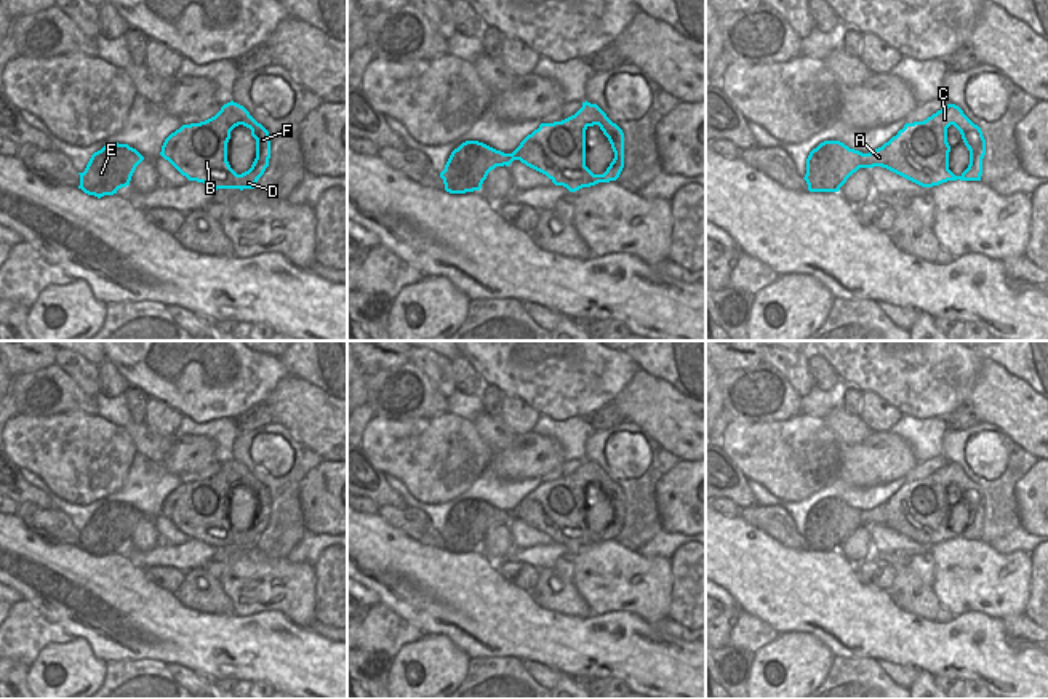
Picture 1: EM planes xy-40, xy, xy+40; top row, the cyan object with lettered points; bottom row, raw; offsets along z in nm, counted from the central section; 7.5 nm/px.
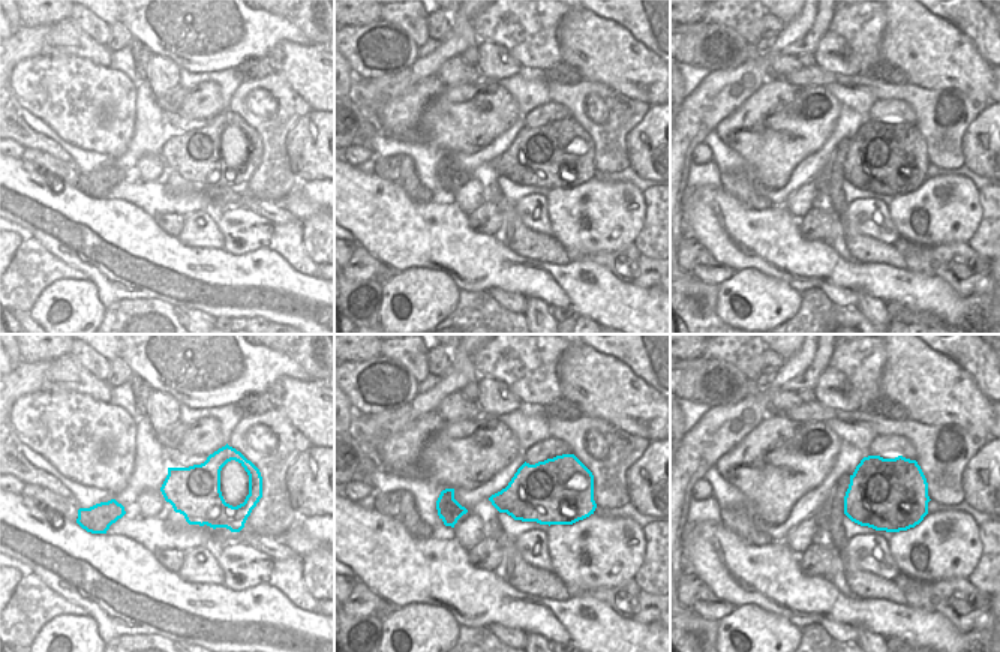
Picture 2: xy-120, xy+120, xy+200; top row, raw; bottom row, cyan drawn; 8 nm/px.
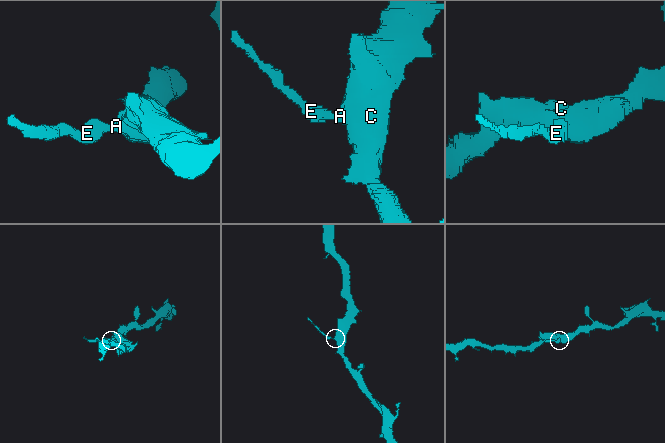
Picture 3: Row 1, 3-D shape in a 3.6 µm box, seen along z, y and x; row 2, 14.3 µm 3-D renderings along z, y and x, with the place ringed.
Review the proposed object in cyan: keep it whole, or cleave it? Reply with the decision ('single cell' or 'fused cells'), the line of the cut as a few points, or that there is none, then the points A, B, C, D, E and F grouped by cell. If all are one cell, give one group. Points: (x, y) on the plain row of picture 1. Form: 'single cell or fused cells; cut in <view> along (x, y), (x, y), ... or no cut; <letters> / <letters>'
fused cells; cut in xy+40 along (864, 512), (861, 517), (863, 525); A B C D F / E

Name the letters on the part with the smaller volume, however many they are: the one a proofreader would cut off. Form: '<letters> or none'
E

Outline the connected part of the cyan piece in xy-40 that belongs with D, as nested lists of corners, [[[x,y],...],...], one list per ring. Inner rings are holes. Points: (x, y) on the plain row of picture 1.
[[[230,459],[221,469],[200,481],[182,483],[171,491],[160,513],[189,539],[203,541],[213,547],[254,547],[270,517],[269,489],[250,470]],[[243,483],[256,497],[256,517],[251,526],[237,533],[227,520],[230,489]]]

